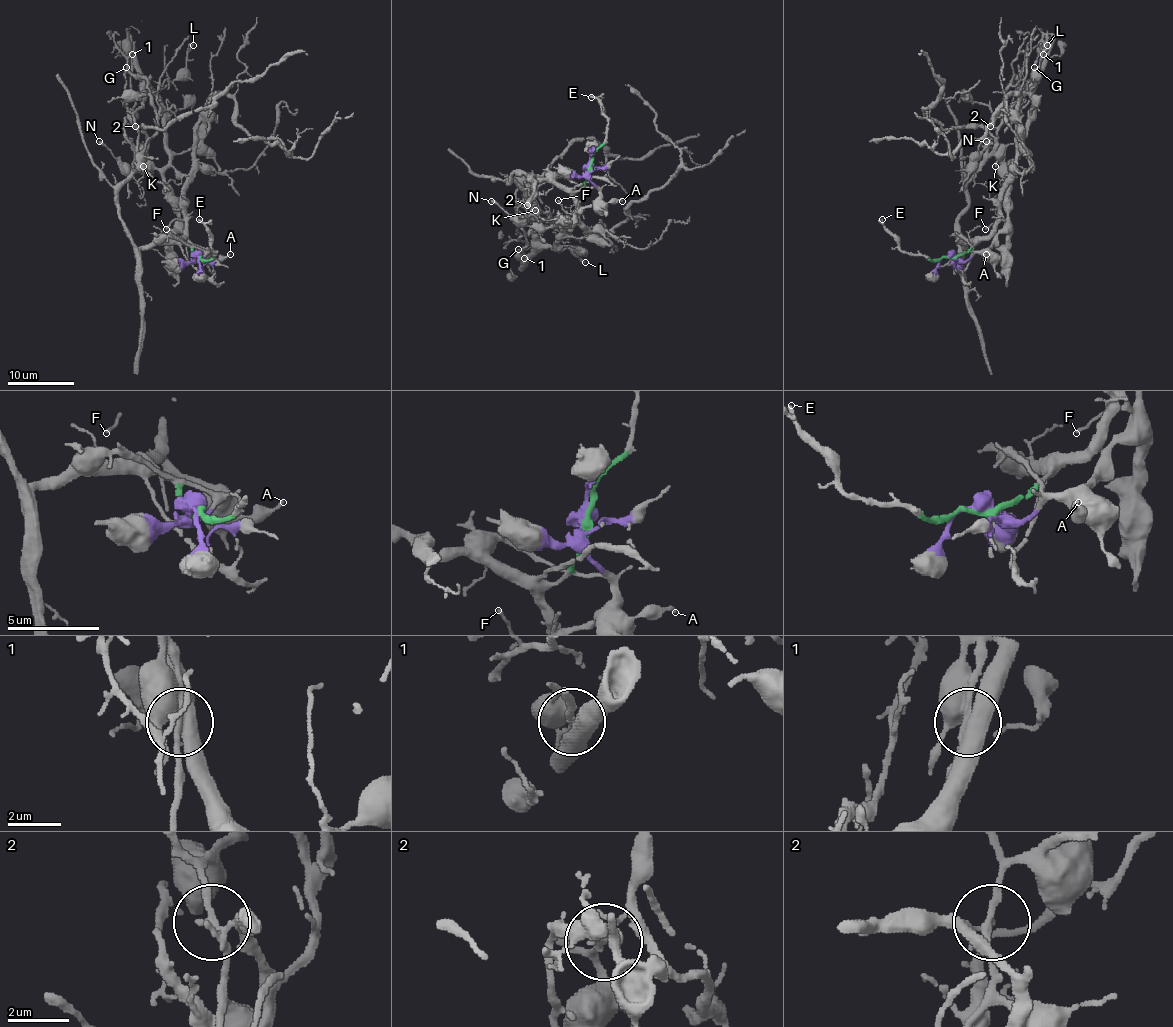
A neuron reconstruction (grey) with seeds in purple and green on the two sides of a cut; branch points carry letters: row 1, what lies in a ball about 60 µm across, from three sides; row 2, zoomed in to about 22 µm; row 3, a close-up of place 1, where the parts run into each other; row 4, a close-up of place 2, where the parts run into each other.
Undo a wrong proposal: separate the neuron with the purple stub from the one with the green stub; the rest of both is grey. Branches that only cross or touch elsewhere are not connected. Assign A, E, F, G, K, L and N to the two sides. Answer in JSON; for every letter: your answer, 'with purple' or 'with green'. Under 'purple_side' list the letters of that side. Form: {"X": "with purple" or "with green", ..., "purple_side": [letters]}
{"A": "with purple", "E": "with green", "F": "with purple", "G": "with purple", "K": "with purple", "L": "with purple", "N": "with purple", "purple_side": ["A", "F", "G", "K", "L", "N"]}

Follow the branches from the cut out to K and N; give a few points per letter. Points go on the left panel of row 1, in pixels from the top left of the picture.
K: (198, 258), (207, 253), (178, 226), (178, 199), (163, 176), (163, 109), (152, 94), (133, 116), (143, 166)
N: (198, 258), (198, 261), (207, 253), (202, 253), (178, 226), (178, 199), (155, 168), (127, 166), (98, 141)

